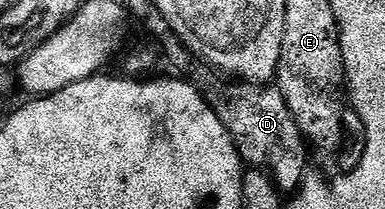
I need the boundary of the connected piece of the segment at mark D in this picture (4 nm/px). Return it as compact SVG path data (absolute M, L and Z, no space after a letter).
M240 81L238 85L232 88L231 98L214 99L213 105L217 116L225 124L225 128L231 134L231 139L235 142L239 154L248 167L266 170L280 191L294 192L298 190L309 170L307 167L309 147L297 120L293 120L293 112L289 110L285 96L275 84Z

